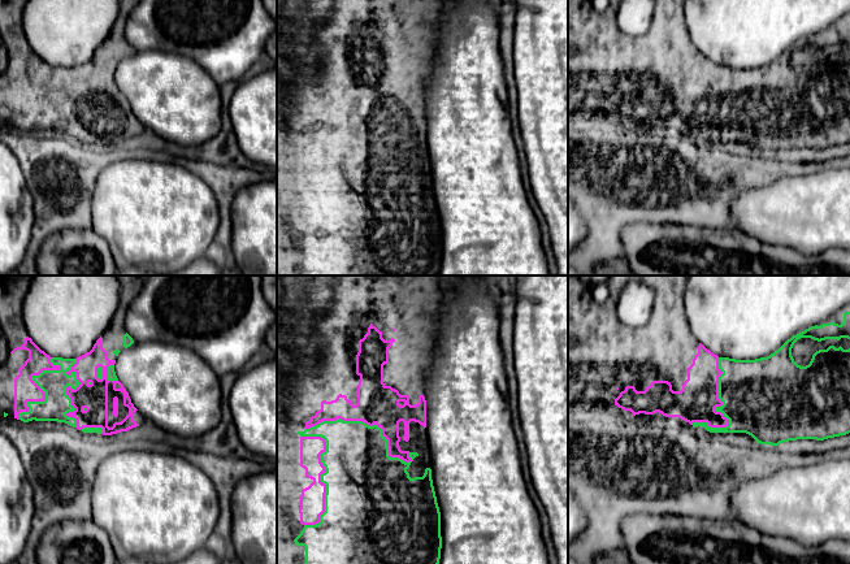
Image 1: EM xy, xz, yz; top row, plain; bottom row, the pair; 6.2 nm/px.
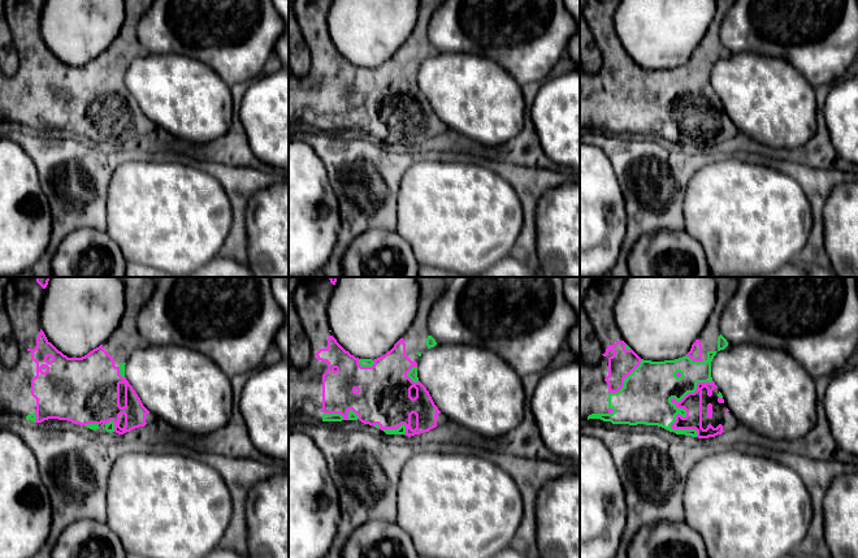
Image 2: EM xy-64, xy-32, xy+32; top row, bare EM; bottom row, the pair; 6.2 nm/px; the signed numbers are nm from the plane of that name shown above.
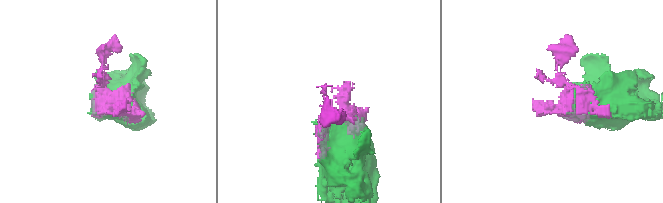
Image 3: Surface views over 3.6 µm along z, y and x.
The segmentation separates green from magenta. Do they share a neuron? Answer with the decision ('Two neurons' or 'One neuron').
One neuron

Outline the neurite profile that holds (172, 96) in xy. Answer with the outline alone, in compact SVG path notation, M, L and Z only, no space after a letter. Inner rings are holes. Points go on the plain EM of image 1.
M133 52L118 62L114 81L146 130L177 146L198 147L221 130L220 86L192 58Z

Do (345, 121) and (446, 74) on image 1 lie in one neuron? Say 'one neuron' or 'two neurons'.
two neurons

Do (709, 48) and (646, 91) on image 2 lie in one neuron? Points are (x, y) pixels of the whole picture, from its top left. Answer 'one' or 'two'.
one

